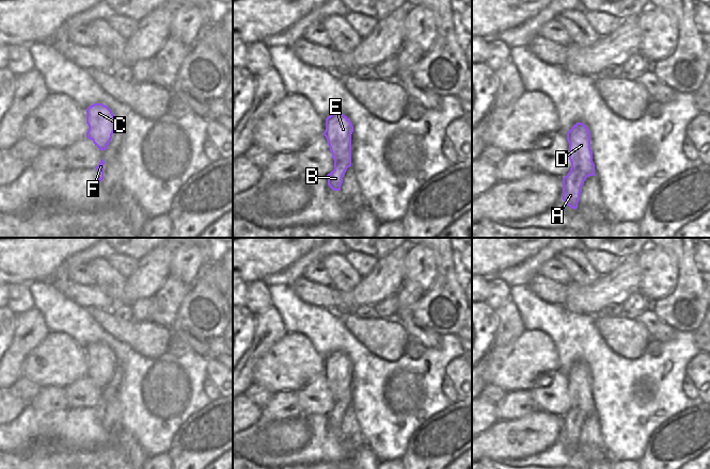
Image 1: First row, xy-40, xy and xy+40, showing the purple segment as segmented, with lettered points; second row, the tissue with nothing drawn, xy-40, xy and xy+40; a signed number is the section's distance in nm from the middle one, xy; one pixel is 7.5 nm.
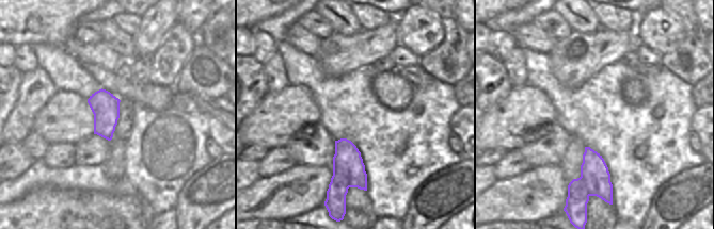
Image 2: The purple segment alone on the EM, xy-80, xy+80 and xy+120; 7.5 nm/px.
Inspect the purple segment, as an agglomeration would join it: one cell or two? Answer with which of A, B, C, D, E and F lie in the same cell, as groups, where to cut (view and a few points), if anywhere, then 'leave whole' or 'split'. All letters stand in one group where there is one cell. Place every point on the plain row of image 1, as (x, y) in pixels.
A B F / C D E | xy+40 (570, 409), (581, 408), (587, 415) | split

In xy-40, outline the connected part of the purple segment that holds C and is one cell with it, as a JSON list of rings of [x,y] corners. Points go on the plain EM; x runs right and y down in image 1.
[[[94,342],[86,347],[86,362],[86,376],[100,389],[107,388],[117,365],[112,350],[102,342]]]

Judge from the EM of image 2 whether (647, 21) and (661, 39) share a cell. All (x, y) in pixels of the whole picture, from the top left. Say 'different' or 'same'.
same

